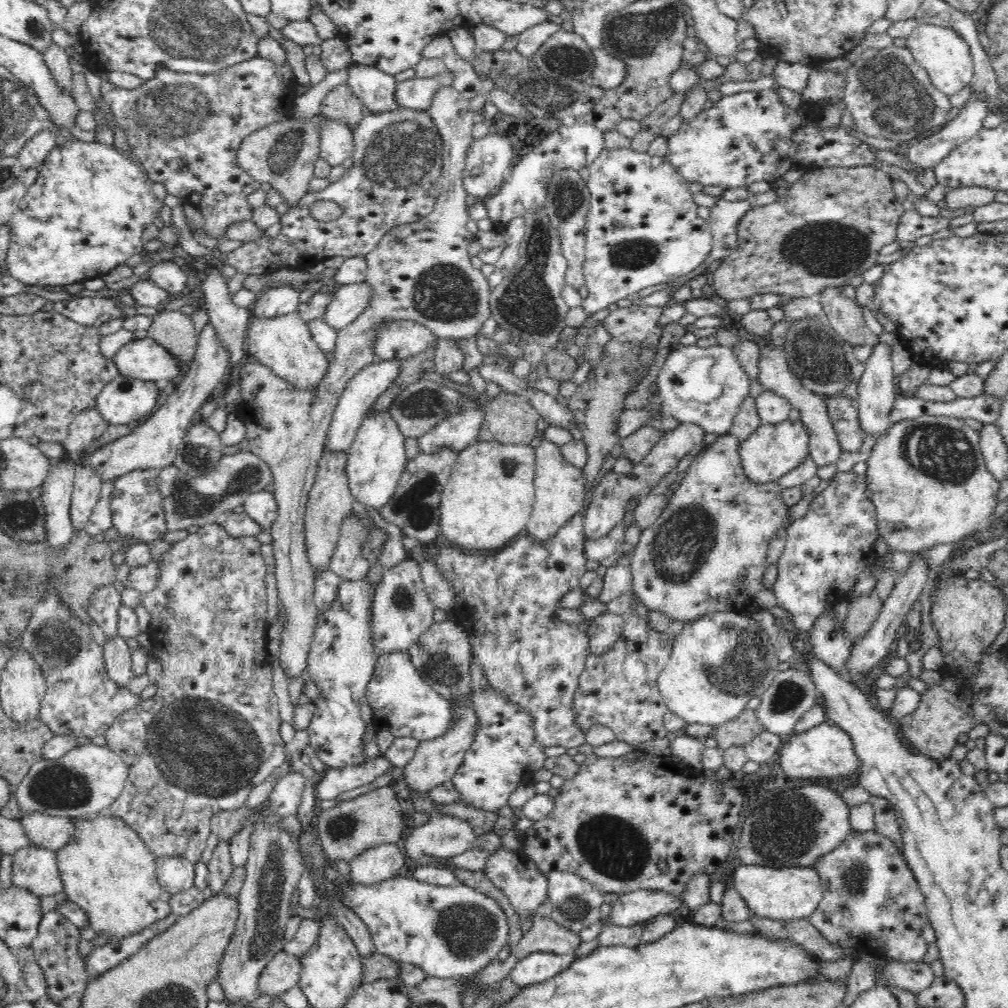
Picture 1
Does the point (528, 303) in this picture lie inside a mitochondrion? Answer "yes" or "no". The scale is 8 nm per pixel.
yes

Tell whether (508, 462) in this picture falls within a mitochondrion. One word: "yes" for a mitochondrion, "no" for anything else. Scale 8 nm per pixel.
yes

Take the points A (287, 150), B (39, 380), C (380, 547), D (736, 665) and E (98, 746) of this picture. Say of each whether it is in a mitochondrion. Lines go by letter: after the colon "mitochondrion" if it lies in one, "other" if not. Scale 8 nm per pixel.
A: mitochondrion
B: other
C: other
D: mitochondrion
E: other

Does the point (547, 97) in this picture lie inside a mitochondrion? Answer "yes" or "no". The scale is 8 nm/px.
yes

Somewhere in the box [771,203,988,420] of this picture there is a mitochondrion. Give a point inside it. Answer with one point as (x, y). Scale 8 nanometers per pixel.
(827, 249)

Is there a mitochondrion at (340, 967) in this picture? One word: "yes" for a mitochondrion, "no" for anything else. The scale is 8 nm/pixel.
no

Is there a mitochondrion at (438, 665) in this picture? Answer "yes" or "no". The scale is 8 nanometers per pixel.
yes

